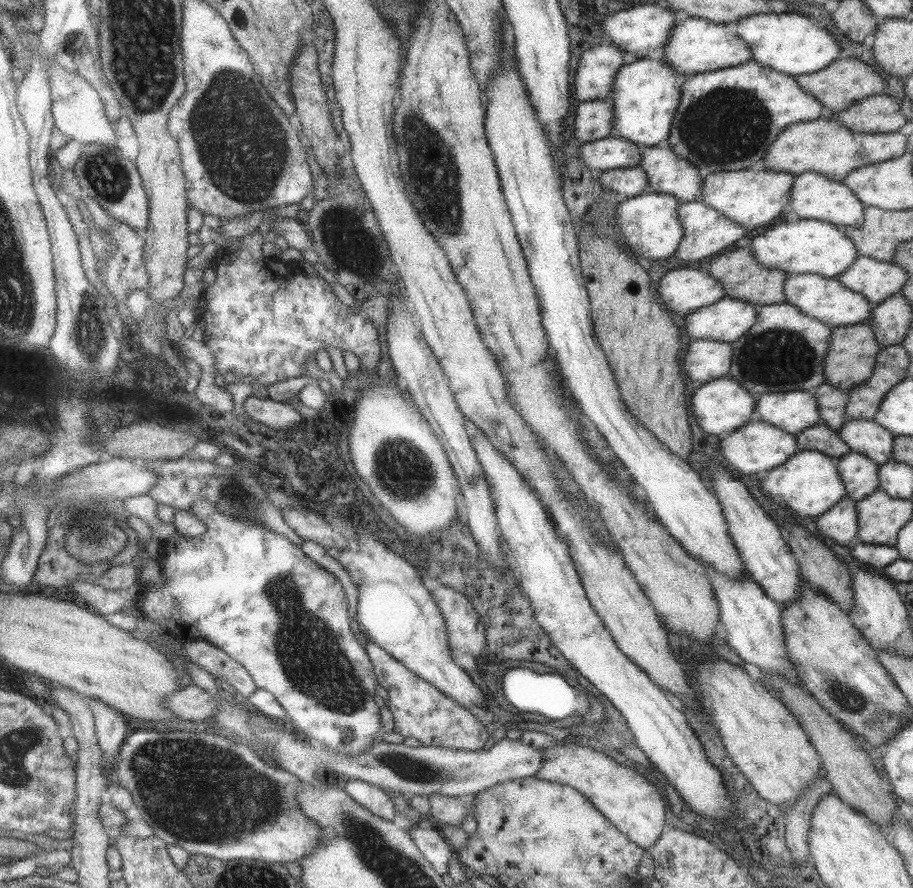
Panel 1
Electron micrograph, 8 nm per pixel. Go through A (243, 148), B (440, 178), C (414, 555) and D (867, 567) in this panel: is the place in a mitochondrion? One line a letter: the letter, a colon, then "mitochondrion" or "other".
A: mitochondrion
B: mitochondrion
C: other
D: other

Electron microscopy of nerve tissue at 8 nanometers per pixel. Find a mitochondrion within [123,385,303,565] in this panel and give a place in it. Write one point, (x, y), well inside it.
(234, 491)

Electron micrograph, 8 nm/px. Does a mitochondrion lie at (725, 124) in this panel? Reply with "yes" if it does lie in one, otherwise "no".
yes

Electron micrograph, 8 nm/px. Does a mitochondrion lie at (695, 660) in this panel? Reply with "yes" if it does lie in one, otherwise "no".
no

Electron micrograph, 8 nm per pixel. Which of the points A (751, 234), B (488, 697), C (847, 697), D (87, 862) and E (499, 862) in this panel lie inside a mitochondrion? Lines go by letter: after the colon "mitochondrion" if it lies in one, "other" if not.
A: other
B: other
C: mitochondrion
D: other
E: other

